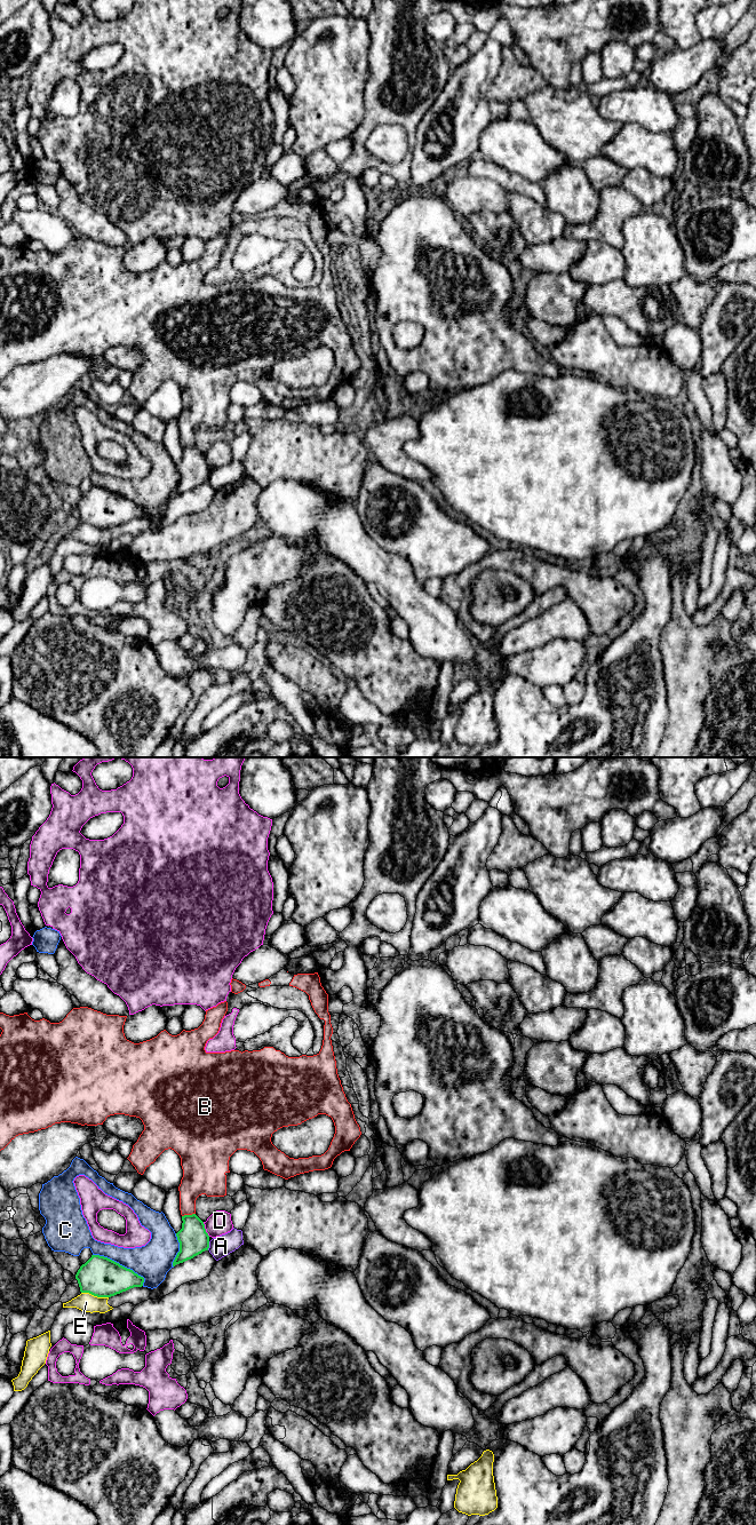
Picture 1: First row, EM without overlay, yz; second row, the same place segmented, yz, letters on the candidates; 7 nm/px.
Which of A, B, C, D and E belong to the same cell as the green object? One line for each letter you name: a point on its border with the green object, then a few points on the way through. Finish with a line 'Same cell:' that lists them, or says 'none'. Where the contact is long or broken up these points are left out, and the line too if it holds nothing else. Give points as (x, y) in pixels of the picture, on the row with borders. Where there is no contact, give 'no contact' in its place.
Same cell: none

